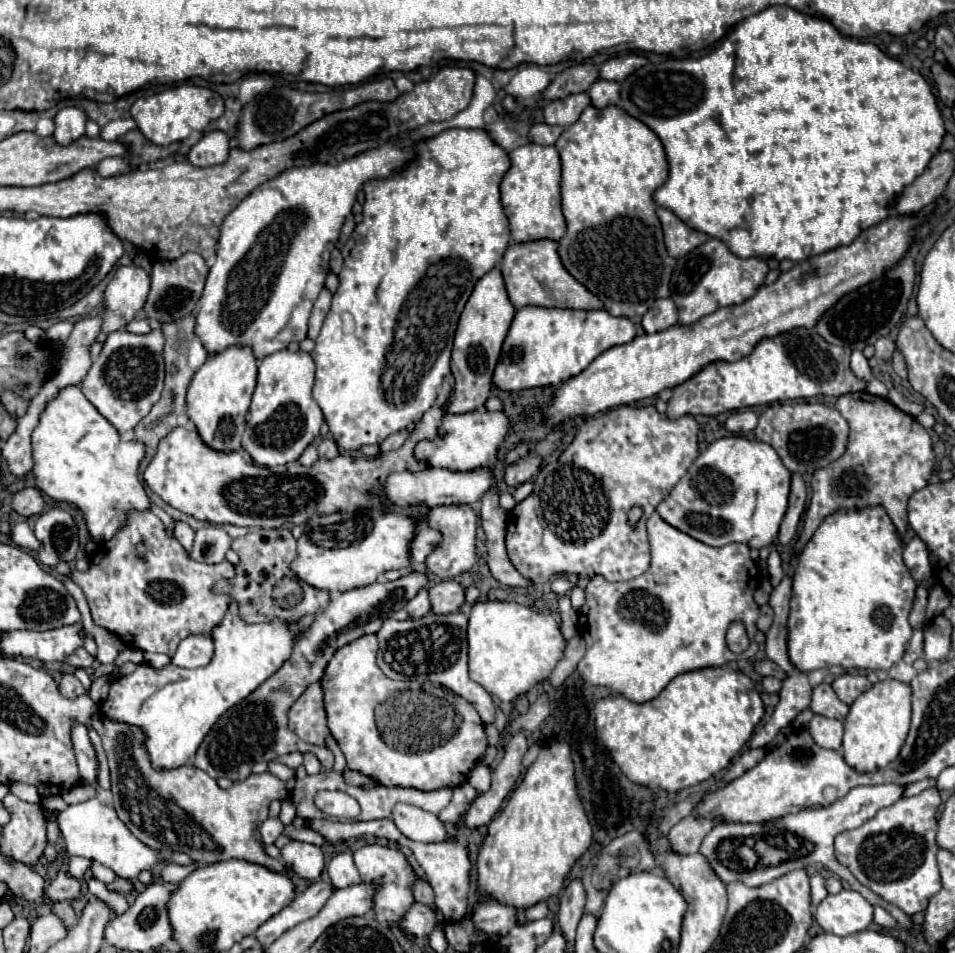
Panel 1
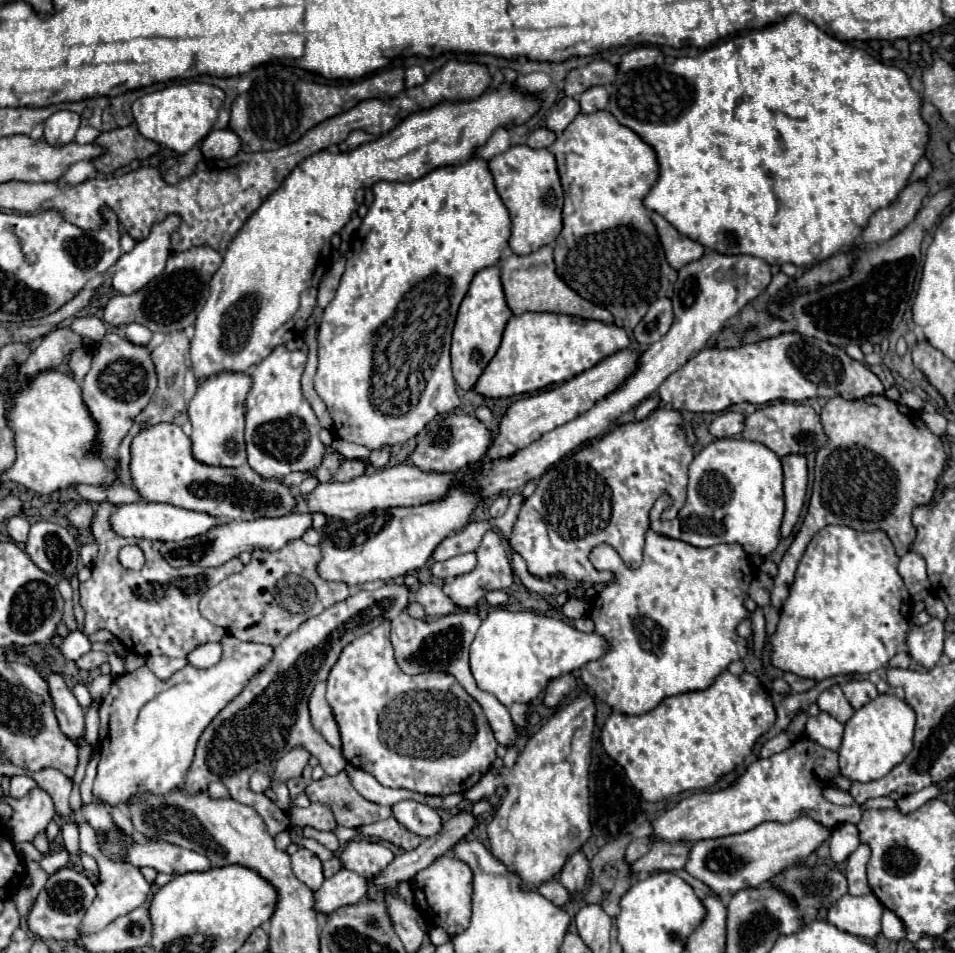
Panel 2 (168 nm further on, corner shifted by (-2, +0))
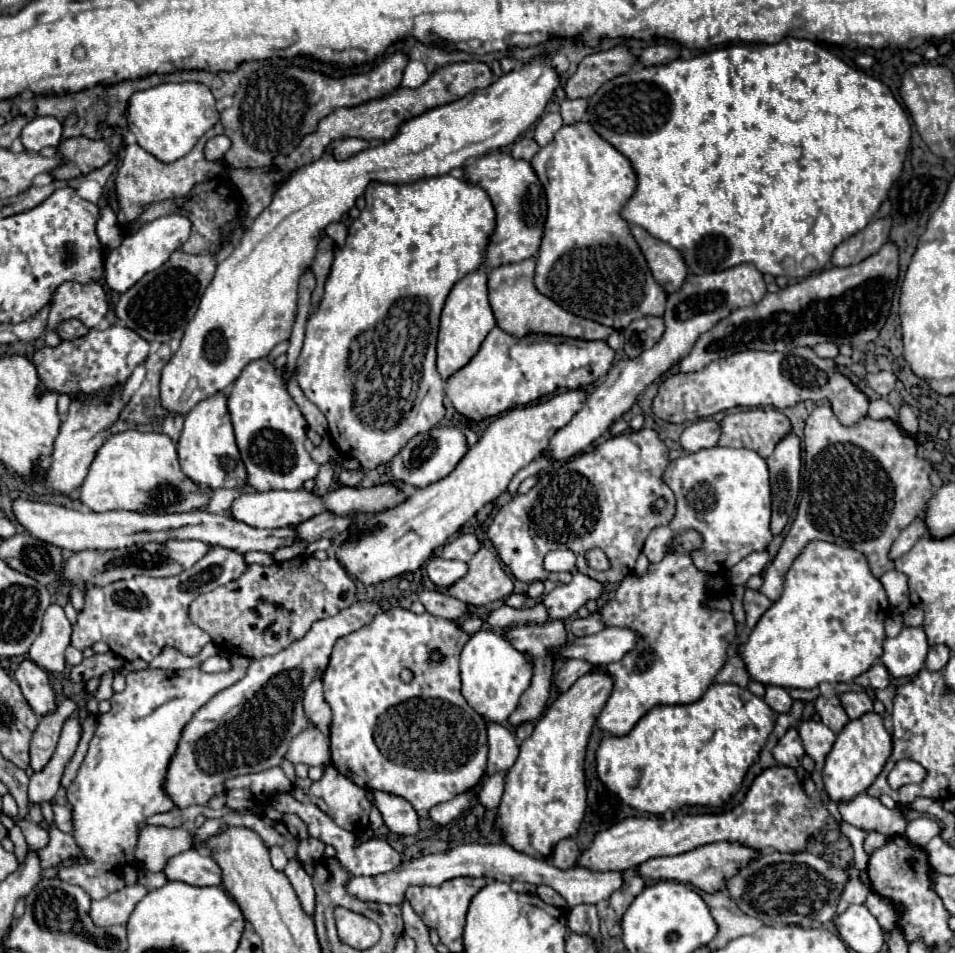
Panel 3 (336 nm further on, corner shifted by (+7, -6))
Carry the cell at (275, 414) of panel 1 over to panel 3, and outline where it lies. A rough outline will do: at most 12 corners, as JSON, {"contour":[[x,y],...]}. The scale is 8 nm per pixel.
{"contour":[[265,357],[227,407],[255,491],[303,489],[319,465],[283,371]]}

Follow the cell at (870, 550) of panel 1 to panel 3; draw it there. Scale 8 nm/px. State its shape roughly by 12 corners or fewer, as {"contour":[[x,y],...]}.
{"contour":[[809,543],[737,649],[751,681],[845,683],[889,603],[853,547]]}

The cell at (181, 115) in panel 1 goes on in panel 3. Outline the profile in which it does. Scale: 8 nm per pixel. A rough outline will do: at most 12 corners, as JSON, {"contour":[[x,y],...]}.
{"contour":[[161,83],[131,95],[139,147],[185,157],[219,121],[203,83]]}

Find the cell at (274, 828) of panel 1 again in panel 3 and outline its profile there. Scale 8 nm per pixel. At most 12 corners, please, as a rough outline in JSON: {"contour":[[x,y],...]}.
{"contour":[[271,847],[271,863],[283,871],[289,859],[279,847]]}

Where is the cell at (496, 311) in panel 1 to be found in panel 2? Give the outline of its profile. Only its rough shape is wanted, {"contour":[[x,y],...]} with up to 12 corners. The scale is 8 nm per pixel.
{"contour":[[482,269],[452,333],[454,379],[474,389],[512,311],[500,269]]}

